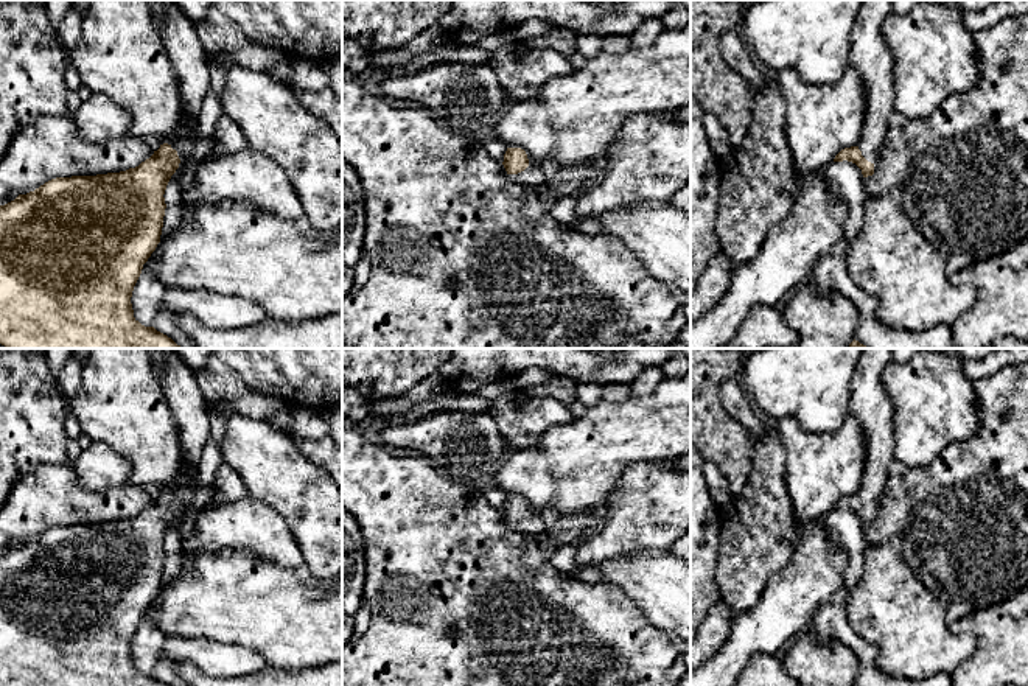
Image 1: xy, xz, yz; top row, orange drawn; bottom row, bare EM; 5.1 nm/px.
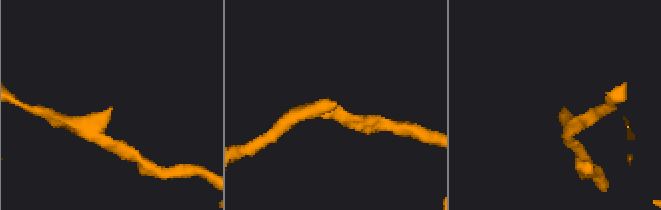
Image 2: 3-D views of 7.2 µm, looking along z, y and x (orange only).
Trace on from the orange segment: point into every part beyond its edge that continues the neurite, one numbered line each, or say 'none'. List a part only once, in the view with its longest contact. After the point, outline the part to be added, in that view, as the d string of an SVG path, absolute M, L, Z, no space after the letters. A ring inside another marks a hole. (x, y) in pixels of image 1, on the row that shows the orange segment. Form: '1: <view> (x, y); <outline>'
1: xy (181, 42); M166 6L162 22L163 48L177 75L188 117L182 135L163 143L176 149L180 160L185 160L196 148L196 142L190 138L190 128L196 124L201 104L210 87L208 56L194 25L177 8Z

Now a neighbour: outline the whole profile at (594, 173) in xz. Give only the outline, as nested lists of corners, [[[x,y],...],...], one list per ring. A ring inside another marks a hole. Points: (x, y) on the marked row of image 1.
[[[597,162],[594,166],[591,166],[586,176],[582,179],[582,185],[579,187],[575,194],[585,193],[591,187],[594,187],[596,182],[602,177],[603,171],[605,171],[605,166],[602,162]]]

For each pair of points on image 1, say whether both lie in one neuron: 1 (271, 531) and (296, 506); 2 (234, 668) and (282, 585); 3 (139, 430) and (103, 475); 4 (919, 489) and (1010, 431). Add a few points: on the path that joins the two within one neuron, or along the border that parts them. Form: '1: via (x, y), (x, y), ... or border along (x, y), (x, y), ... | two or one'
1: border along (254, 496), (271, 506), (282, 517), (300, 551) | two
2: border along (210, 638), (254, 649), (266, 664) | two
3: border along (92, 442), (101, 442), (126, 462), (129, 481) | two
4: via (941, 489), (952, 481), (960, 481), (988, 453) | one

